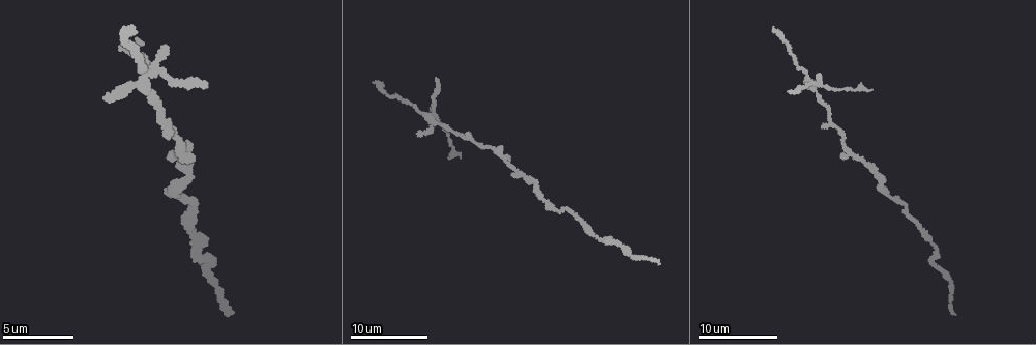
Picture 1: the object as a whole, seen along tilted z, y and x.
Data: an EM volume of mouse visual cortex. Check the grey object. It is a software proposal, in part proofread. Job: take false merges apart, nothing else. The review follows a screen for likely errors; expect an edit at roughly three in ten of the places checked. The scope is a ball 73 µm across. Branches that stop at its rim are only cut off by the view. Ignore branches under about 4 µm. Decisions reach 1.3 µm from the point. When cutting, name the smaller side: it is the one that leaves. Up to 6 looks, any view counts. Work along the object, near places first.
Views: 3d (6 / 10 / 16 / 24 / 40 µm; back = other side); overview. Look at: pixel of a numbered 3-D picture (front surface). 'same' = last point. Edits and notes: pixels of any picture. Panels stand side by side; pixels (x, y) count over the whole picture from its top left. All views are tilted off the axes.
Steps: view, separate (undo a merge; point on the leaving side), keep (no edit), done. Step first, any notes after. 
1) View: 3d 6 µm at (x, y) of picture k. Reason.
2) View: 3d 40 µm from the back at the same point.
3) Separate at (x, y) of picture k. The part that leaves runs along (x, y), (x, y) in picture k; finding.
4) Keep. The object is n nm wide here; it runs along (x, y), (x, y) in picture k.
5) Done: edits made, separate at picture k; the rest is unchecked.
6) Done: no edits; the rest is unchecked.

View: 3d 10 µm at (810, 76) of picture 1. Three arms meet.

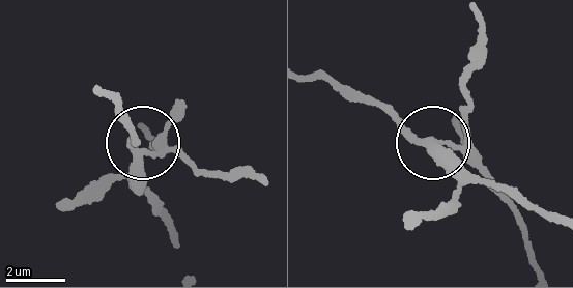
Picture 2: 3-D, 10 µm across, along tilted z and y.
Separate at (169, 122) of picture 2. The object is 240 nm wide here; two neurons meet here.

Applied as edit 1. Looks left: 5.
View: overview.

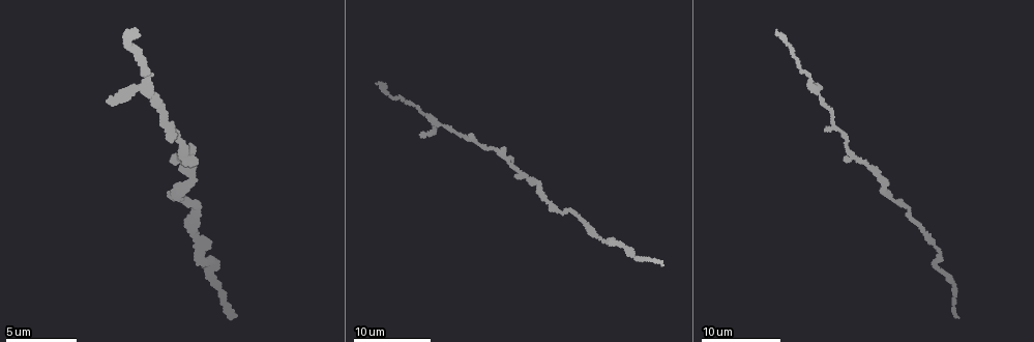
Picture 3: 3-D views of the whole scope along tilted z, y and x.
View: 3d 10 µm at (849, 148) of picture 3. Narrows sharply.

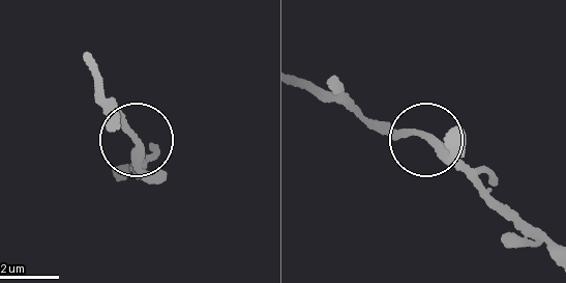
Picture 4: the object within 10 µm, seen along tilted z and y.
View: 3d 10 µm from the back at (139, 142) of picture 4.

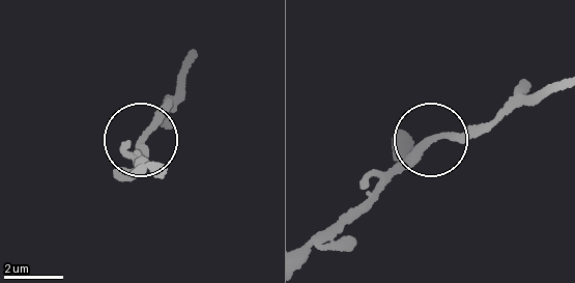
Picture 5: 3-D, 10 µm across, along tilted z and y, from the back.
Keep. It runs along (132, 171), (152, 120), (170, 107) in picture 5; all the same neuron.

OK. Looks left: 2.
View: 3d 10 µm at (875, 174) of picture 3.

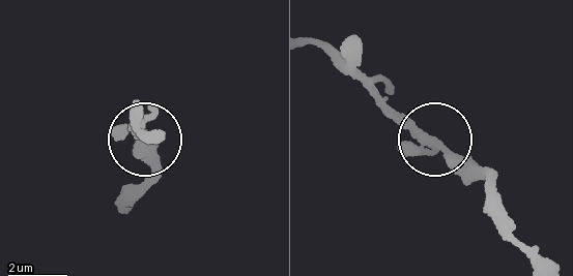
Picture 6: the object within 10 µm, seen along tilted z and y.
View: 3d 10 µm from the back at (435, 145) of picture 6.

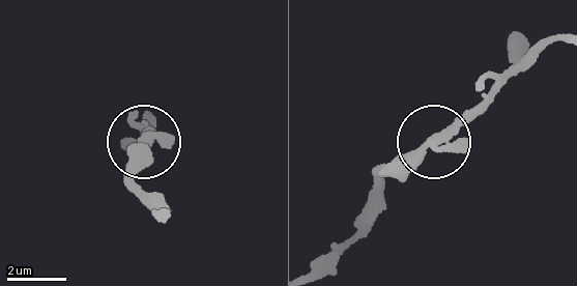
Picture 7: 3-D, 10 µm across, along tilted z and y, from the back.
Keep. 3 arms meet here; one neuron here.

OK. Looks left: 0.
Done: edits made, separate at picture 2; the rest is unchecked.

